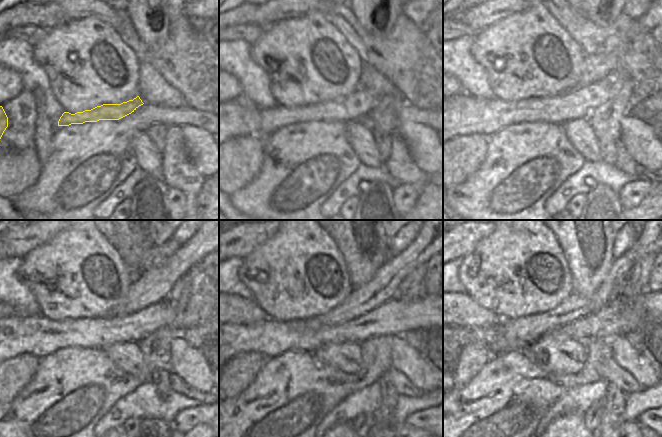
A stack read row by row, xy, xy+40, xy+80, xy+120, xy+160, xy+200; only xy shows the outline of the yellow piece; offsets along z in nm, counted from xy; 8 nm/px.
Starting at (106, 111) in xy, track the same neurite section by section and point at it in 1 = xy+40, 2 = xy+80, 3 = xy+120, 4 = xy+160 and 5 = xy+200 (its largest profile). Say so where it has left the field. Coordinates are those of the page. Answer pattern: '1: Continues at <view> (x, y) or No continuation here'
1: Continues at xy+40 (239, 117)
2: Continues at xy+80 (463, 114)
3: Continues at xy+120 (15, 335)
4: Continues at xy+160 (411, 308)
5: Continues at xy+200 (624, 314)

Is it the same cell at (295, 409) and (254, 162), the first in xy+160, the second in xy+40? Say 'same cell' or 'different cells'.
different cells

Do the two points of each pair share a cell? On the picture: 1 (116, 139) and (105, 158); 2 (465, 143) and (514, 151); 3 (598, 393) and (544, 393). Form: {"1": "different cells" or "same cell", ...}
{"1": "same cell", "2": "different cells", "3": "different cells"}

